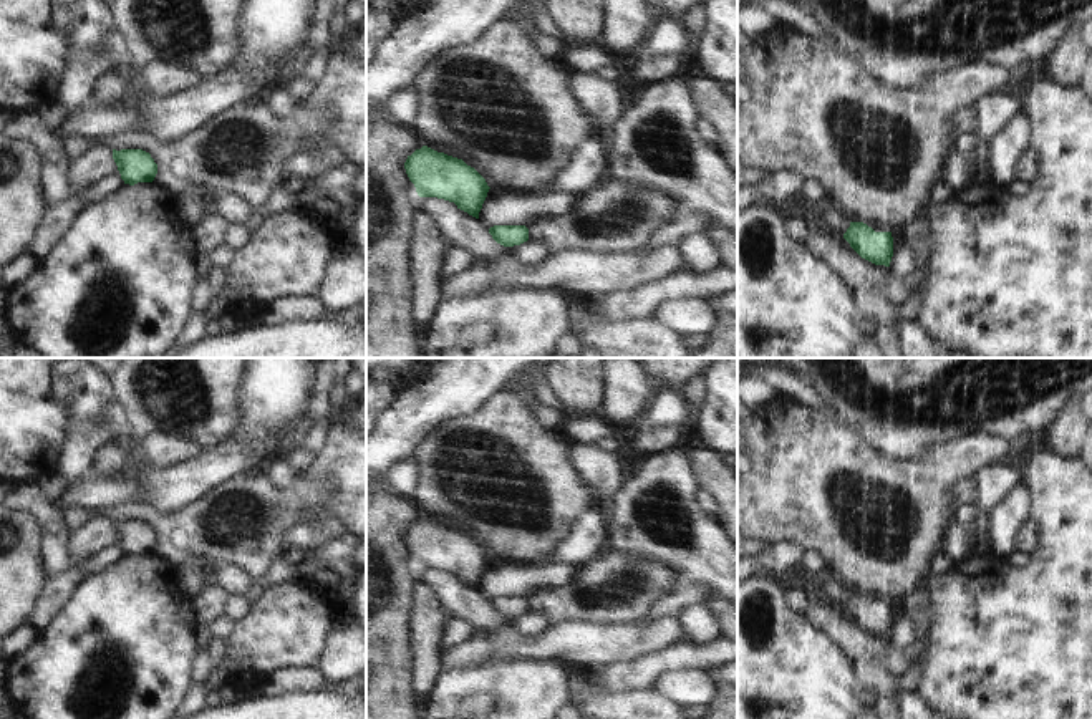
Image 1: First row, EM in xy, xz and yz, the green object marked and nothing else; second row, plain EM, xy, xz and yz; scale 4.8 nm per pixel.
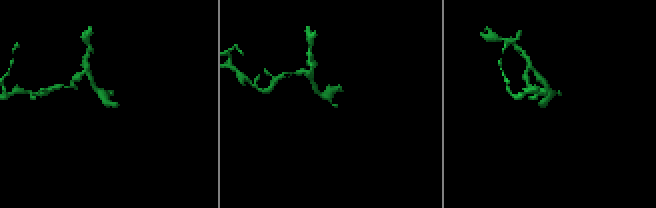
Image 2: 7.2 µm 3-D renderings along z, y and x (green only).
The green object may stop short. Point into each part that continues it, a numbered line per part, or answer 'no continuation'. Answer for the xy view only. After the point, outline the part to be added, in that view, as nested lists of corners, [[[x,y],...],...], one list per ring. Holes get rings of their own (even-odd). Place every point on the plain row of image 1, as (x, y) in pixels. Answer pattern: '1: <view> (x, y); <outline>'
no continuation

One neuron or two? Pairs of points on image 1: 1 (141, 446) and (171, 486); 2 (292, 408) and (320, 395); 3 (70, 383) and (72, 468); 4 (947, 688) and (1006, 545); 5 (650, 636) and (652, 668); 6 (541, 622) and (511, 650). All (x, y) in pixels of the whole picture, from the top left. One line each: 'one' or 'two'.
1: two
2: two
3: one
4: two
5: two
6: two

